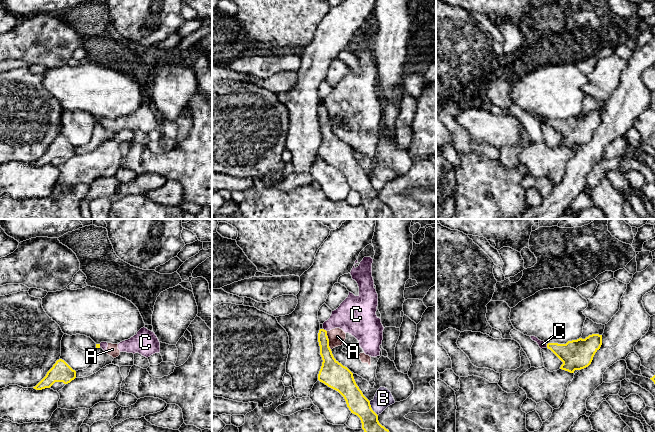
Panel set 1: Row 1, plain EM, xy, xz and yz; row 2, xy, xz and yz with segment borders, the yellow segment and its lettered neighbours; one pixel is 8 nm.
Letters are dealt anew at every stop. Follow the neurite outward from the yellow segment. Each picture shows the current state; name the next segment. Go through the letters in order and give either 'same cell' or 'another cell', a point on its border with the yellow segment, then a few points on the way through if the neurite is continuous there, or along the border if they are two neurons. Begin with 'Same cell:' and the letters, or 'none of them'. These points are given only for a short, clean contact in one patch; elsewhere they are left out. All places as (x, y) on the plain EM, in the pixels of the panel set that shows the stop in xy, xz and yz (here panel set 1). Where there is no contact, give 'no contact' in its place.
Same cell: none of them
A: another cell | xz (328, 116) | along xz (326, 107), (328, 122), (331, 125)
B: another cell | xz (371, 184)
C: another cell | xz (325, 106) | along xz (323, 104), (326, 107)

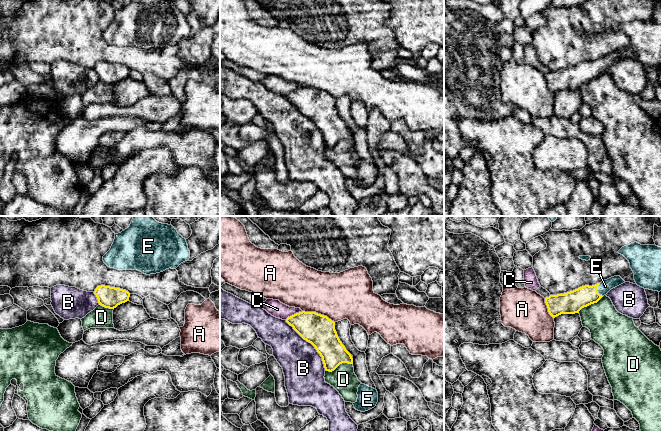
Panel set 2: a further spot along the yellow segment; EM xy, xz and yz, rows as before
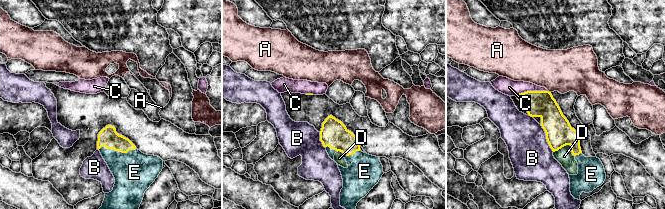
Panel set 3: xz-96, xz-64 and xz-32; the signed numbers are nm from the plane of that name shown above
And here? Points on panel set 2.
Same cell: E
A: another cell | xz (317, 89)
B: another cell | xz (311, 119)
C: another cell | xz (294, 90)
D: another cell | xz (338, 141) | along xz (352, 139), (340, 139), (331, 147), (325, 146)
E: same cell | yz (597, 65) | across yz (572, 78), (592, 70), (597, 65), (602, 65), (605, 62)

